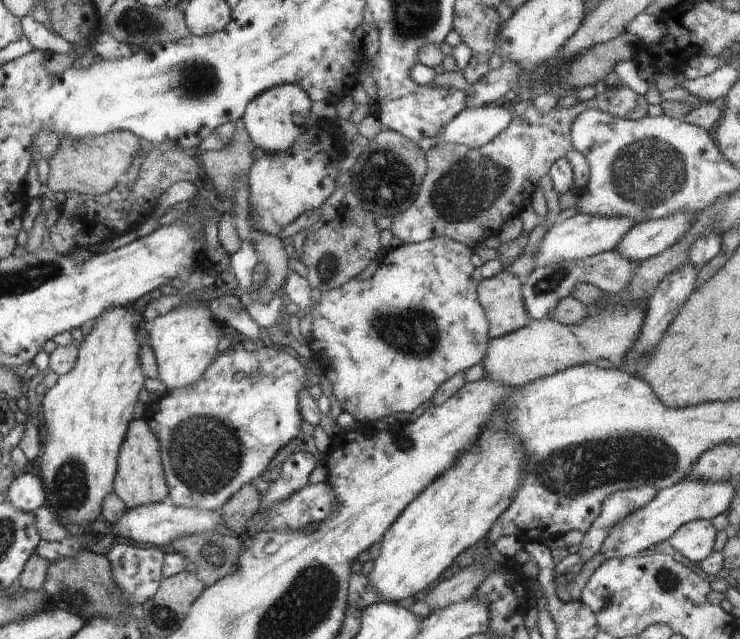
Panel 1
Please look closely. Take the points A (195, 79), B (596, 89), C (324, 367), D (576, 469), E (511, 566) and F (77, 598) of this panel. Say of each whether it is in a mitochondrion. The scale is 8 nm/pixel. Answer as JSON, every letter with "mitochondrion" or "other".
{"A":"mitochondrion","B":"other","C":"other","D":"mitochondrion","E":"other","F":"mitochondrion"}

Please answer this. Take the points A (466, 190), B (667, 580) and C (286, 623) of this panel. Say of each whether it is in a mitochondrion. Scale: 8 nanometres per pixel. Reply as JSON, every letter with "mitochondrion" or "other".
{"A":"mitochondrion","B":"mitochondrion","C":"mitochondrion"}

